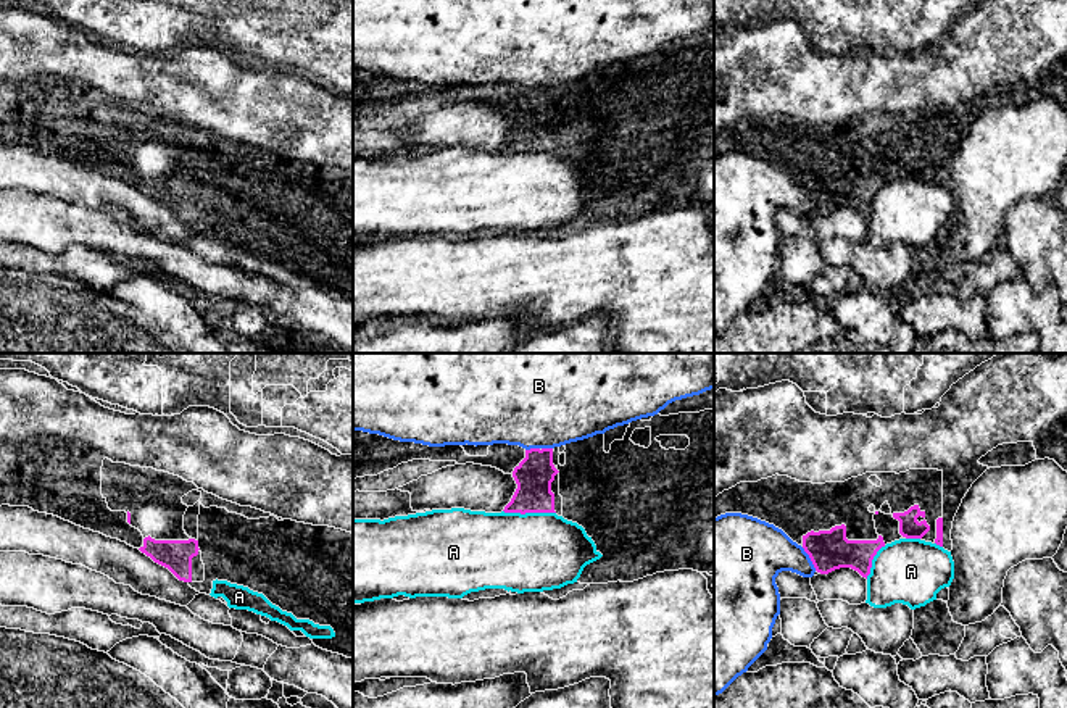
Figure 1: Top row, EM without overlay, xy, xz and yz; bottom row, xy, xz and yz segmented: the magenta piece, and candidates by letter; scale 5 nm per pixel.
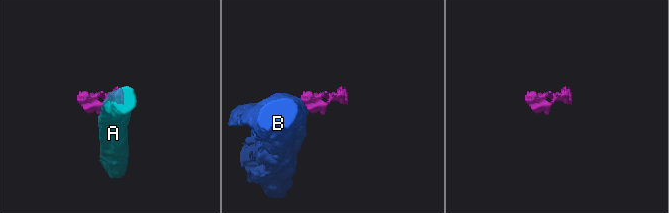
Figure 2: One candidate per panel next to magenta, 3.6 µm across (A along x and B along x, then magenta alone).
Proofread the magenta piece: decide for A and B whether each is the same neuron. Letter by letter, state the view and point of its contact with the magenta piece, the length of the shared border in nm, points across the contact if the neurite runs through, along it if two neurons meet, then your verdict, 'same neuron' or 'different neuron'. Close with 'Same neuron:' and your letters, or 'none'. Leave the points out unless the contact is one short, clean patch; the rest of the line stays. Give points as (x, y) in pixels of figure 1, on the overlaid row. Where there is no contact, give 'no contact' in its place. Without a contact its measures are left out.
A: xz (529, 512) | 260 nm | along xz (503, 510), (555, 513) | different neuron
B: yz (809, 557) | 140 nm | along yz (801, 547), (816, 570) | different neuron
Same neuron: none

